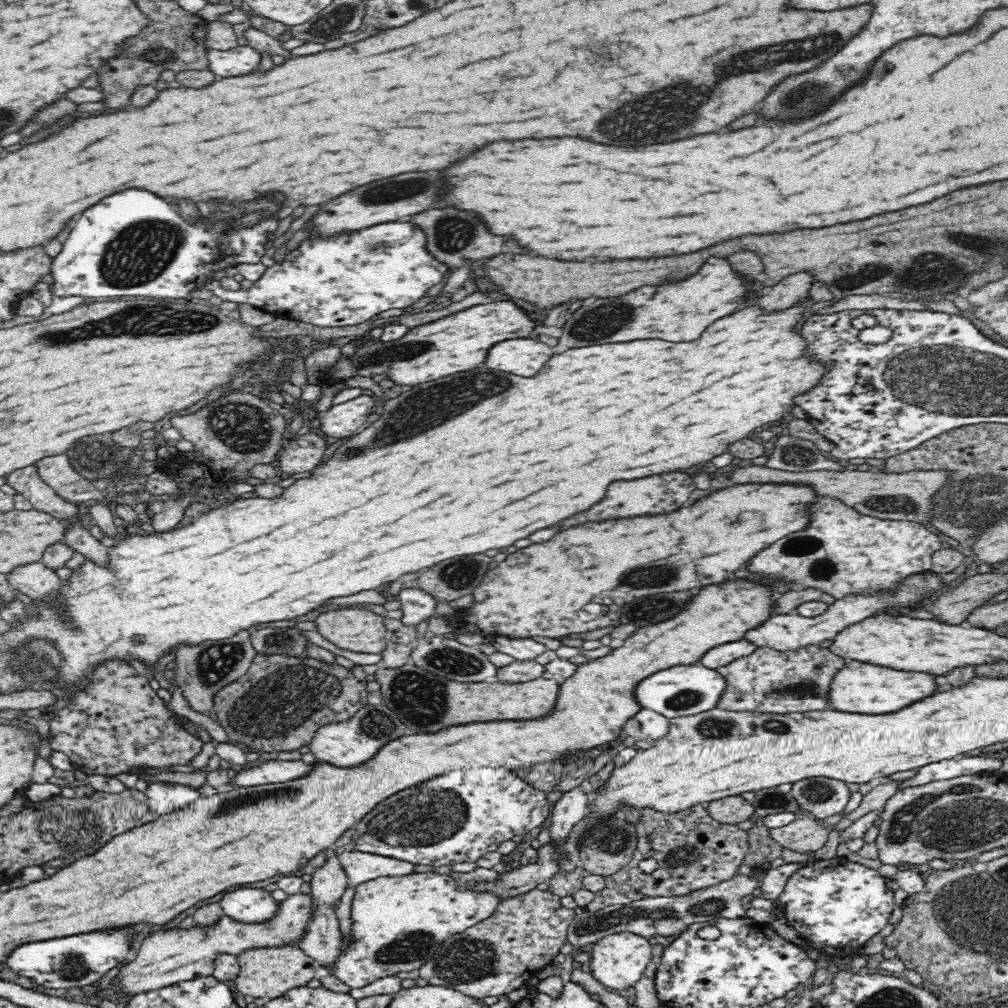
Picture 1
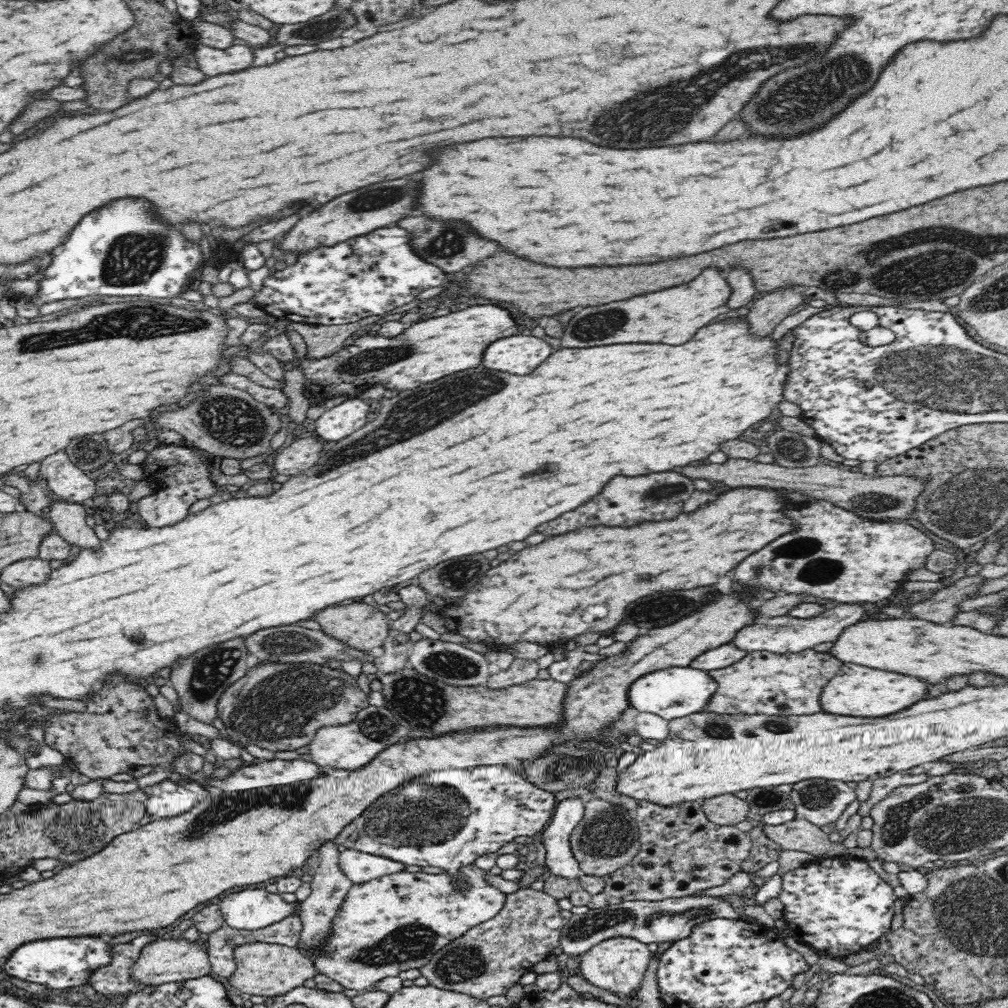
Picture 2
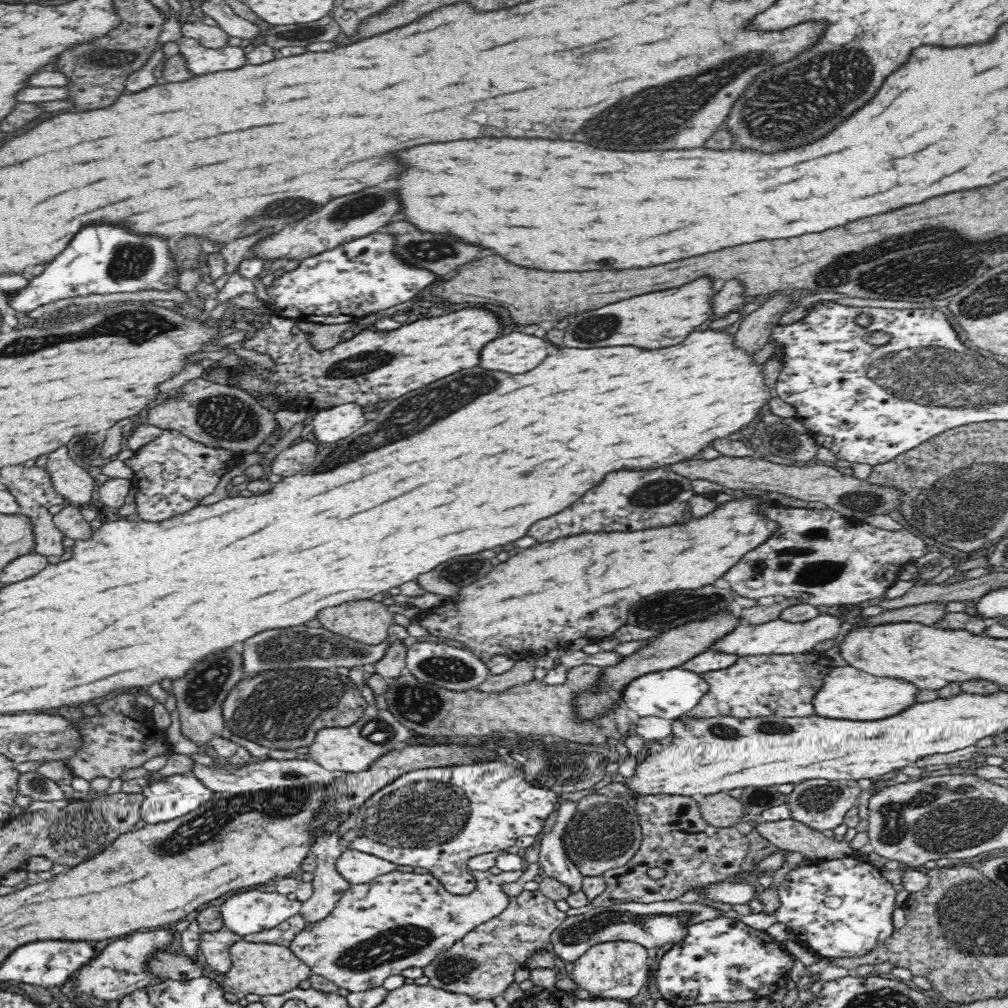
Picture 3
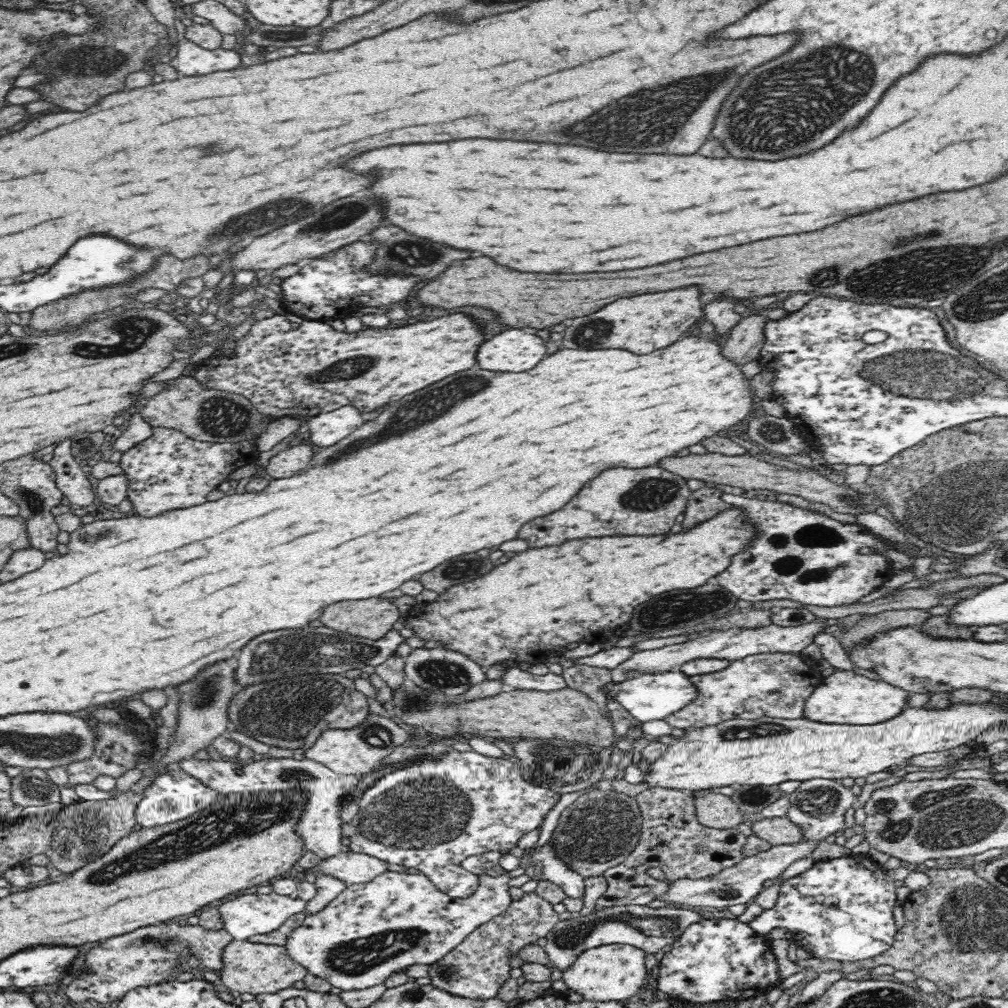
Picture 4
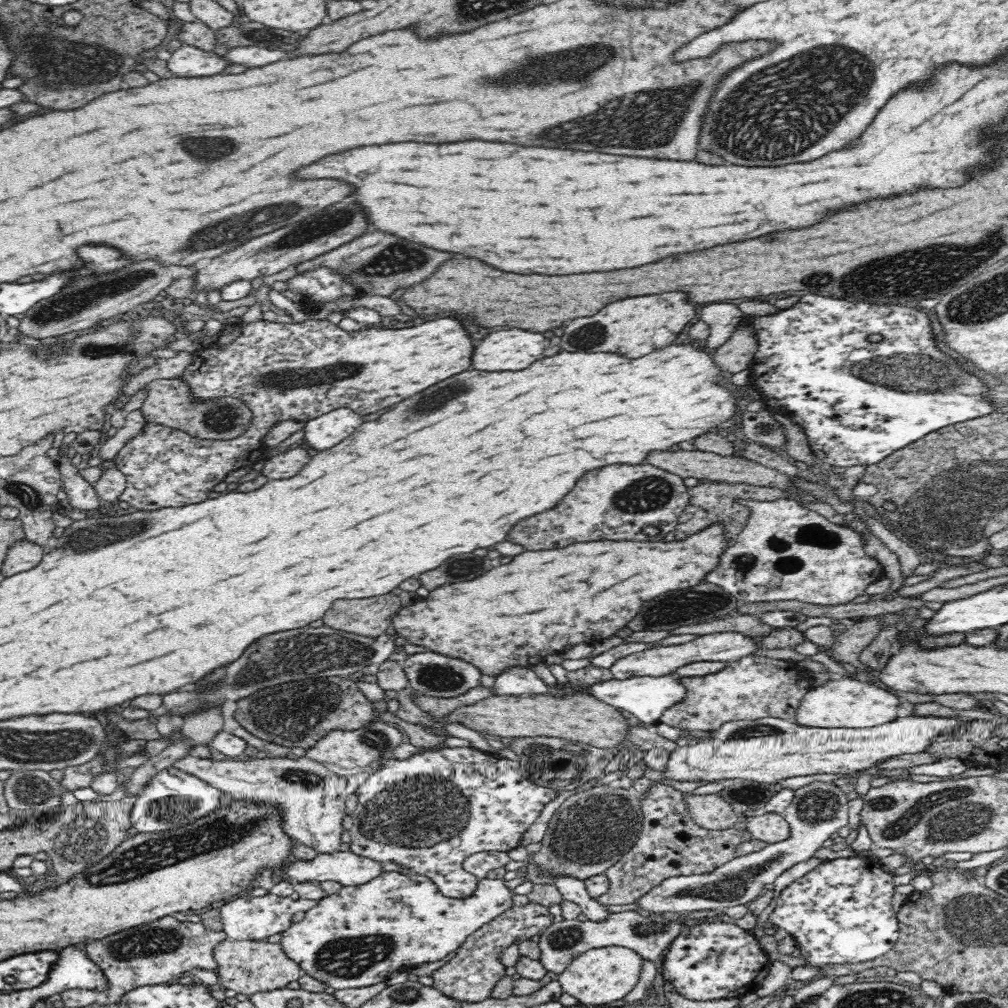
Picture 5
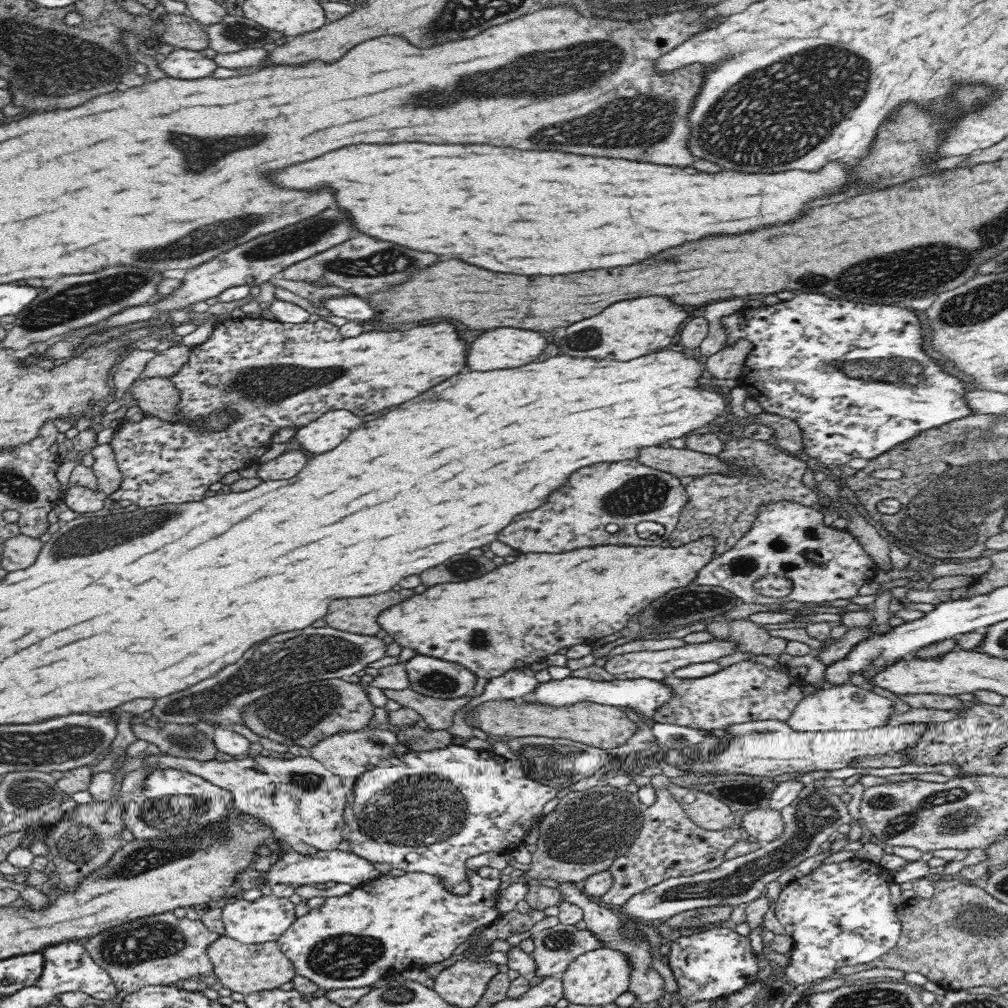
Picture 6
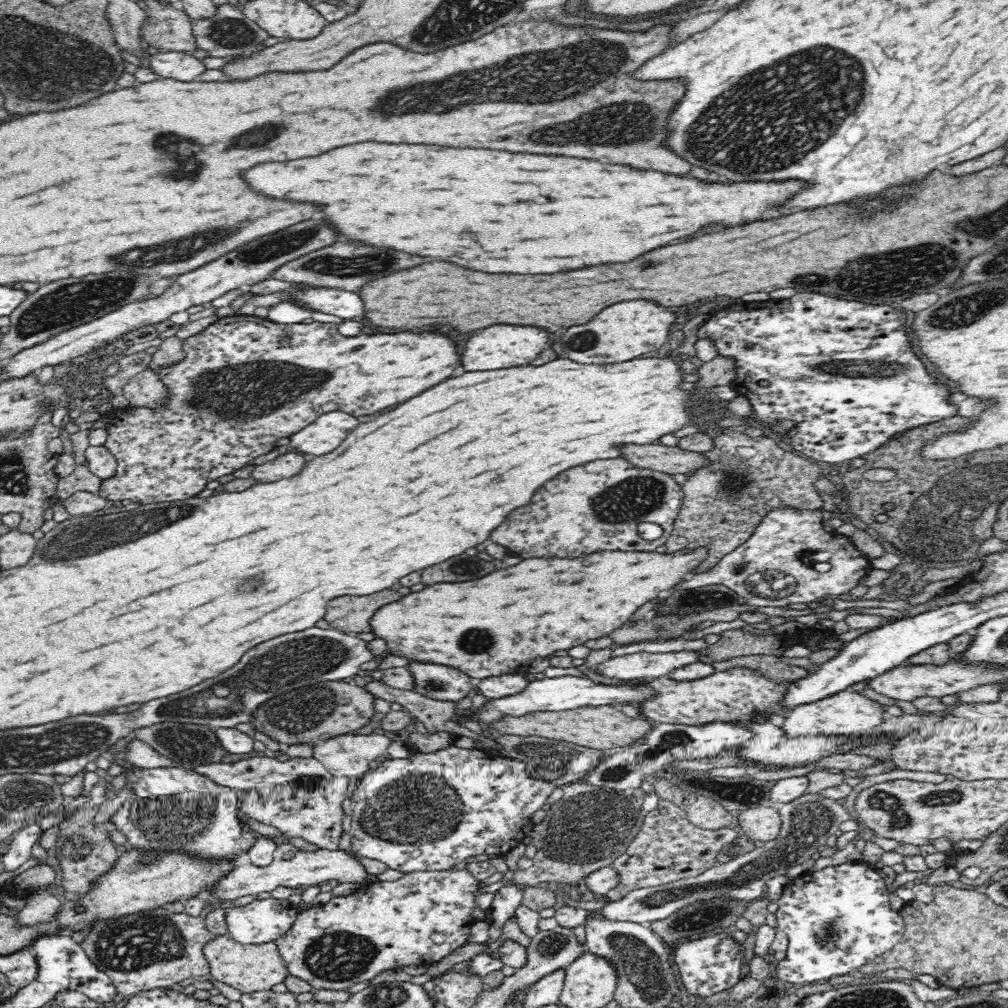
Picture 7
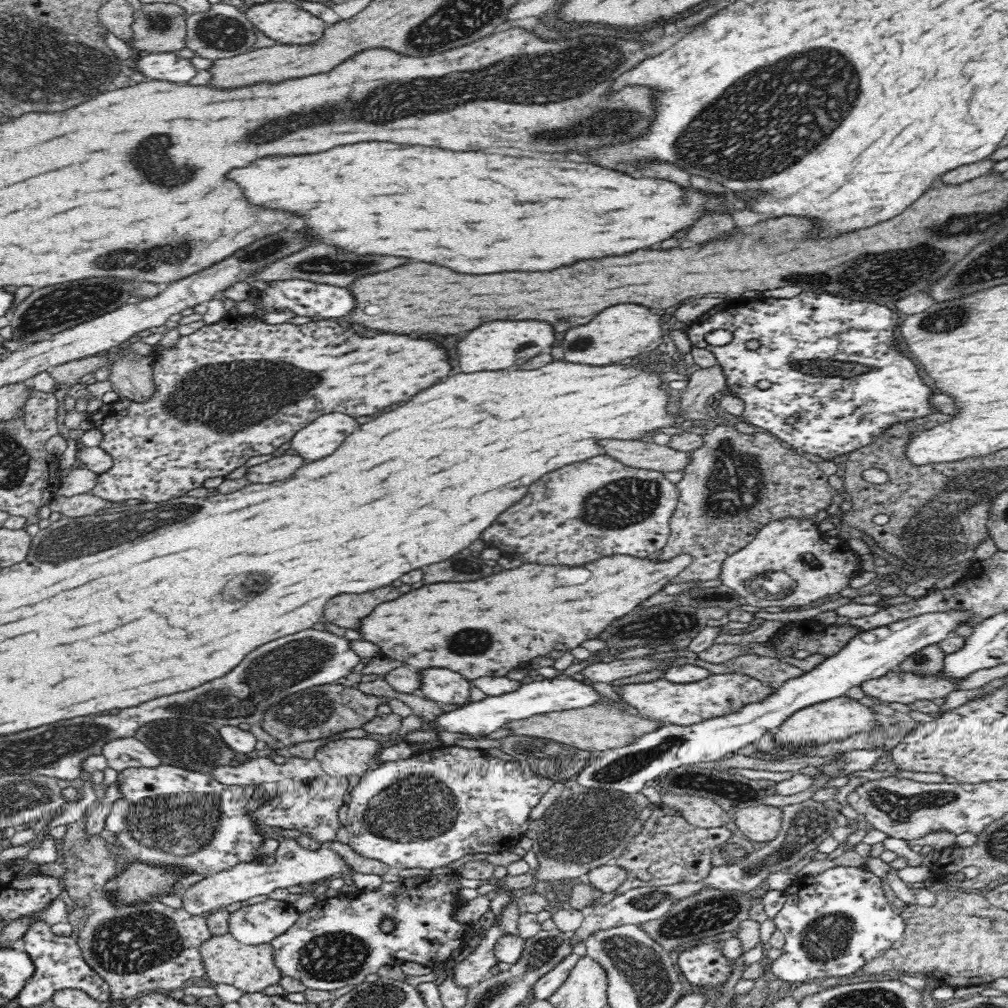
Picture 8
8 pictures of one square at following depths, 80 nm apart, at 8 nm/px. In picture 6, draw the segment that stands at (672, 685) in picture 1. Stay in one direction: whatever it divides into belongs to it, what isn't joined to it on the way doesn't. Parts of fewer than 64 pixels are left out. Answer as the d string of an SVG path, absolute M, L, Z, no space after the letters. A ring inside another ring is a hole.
M568 676L564 679L550 679L549 682L542 682L537 685L535 690L524 696L524 698L510 700L515 704L538 704L550 705L553 708L564 708L568 705L578 705L582 702L592 702L593 704L615 706L626 710L637 712L645 721L651 723L654 712L666 704L672 697L671 688L647 678L637 678L636 680L618 680L612 682L597 682L587 678Z

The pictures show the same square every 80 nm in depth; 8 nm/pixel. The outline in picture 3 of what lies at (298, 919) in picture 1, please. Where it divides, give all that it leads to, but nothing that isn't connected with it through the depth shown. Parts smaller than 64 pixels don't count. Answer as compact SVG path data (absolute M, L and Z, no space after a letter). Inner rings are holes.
M160 951L150 960L150 973L155 976L164 976L169 979L190 980L202 977L202 966L192 962L183 954L172 954L172 952Z

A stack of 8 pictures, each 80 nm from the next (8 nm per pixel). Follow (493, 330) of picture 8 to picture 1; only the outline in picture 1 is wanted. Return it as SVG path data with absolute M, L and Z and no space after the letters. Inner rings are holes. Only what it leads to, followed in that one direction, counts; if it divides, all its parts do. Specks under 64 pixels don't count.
M512 338L490 348L486 366L516 376L534 376L552 356L552 348L532 338Z

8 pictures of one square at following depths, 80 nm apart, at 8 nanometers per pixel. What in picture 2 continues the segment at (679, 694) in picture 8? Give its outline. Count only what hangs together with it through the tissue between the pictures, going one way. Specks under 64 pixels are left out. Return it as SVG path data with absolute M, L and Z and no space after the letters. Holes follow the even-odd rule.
M804 649L802 652L794 654L774 654L768 651L746 653L744 658L726 668L707 671L716 682L717 690L700 714L742 714L746 716L760 714L800 718L817 714L821 712L820 698L822 690L834 674L838 672L842 663L840 659L831 653L816 652L814 649Z

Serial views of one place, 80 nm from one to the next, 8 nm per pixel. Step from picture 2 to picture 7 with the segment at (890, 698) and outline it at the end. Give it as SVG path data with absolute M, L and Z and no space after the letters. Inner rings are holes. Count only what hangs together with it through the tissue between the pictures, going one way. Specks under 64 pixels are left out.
M850 689L840 692L840 694L834 694L830 698L824 698L824 700L794 708L785 716L782 729L789 738L818 736L818 734L836 737L865 735L883 722L882 713L884 712L883 706L878 702L872 702L866 696Z

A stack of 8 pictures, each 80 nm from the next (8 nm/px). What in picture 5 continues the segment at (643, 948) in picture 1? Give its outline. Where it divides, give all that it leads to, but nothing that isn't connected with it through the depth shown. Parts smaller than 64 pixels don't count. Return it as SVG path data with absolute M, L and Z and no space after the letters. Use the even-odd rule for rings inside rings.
M606 943L602 948L593 948L577 956L558 976L563 992L573 996L578 1004L596 1006L624 998L638 982L643 958L632 949L620 944Z

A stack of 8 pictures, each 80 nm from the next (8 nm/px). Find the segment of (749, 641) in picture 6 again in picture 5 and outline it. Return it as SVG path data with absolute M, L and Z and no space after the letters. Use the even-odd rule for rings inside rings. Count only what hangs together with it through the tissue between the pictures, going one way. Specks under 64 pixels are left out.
M730 614L724 618L705 623L680 626L680 628L675 628L672 632L677 635L697 634L700 637L716 633L738 632L744 637L754 639L756 647L761 648L759 642L772 632L772 628L770 628L770 625L760 621L756 615Z

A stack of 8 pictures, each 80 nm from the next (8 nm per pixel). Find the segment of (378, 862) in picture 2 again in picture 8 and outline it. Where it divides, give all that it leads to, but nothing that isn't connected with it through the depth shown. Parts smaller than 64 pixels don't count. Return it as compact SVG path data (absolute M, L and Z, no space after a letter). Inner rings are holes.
M296 838L281 839L279 847L275 850L275 861L272 866L266 867L256 863L240 863L230 870L204 877L195 882L181 894L182 908L194 916L200 916L203 912L211 910L224 910L234 902L242 902L254 896L264 896L274 892L277 888L288 886L306 886L312 882L325 882L339 874L345 880L345 884L352 883L351 874L354 871L346 865L346 862L338 854L326 846L317 850L302 847Z

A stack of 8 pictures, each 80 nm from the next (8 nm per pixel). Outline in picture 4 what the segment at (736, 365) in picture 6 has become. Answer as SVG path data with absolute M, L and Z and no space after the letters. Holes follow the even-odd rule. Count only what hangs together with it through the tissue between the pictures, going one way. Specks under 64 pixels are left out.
M749 315L727 334L722 344L722 356L742 366L746 362L759 359L759 352L765 342L764 324L766 317Z

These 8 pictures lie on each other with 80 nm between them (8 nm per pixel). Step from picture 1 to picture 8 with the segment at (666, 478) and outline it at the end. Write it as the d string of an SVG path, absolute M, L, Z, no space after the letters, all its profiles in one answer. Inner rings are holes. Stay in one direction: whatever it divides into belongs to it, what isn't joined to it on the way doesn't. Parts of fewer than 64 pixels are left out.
M594 456L554 470L534 482L520 502L502 512L496 522L482 532L482 540L494 542L490 546L498 548L502 555L522 558L520 562L524 564L538 562L546 566L582 566L612 554L644 558L658 552L667 543L670 536L668 522L678 504L678 496L676 485L666 480L662 472L626 466L606 456Z

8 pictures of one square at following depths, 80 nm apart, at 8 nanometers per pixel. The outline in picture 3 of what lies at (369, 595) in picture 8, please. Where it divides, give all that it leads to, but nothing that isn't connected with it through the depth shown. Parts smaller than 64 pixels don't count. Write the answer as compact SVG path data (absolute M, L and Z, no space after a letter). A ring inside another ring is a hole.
M364 599L326 607L317 619L324 628L366 644L380 644L394 624L396 613L388 609L390 601Z

